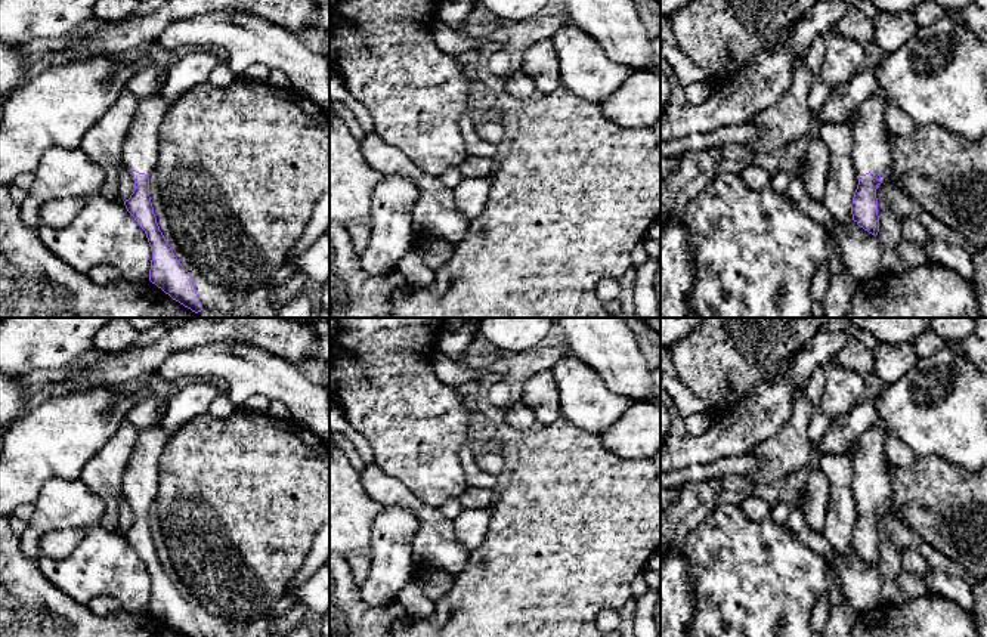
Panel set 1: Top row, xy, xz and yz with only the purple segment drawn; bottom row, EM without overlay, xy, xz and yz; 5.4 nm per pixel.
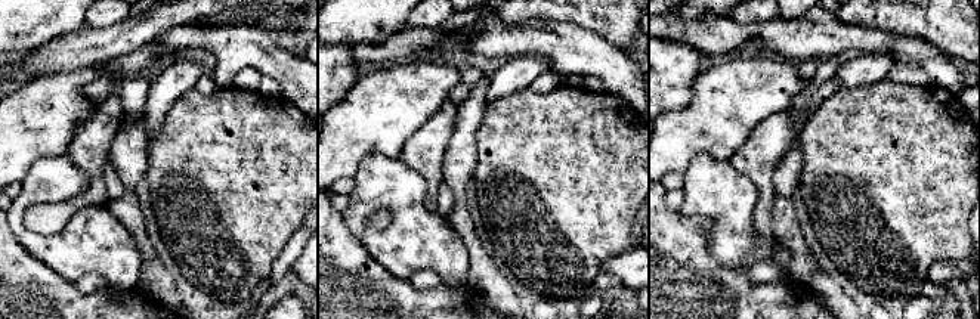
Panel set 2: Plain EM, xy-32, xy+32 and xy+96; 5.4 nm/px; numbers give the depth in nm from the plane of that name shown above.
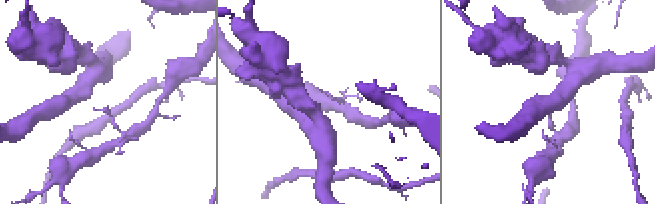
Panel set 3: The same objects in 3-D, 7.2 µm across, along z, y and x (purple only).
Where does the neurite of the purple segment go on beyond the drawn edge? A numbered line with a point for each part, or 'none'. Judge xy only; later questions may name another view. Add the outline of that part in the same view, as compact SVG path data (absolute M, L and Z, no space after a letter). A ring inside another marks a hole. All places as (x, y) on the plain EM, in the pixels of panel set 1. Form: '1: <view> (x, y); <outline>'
1: xy (141, 478); M167 402L160 405L157 423L137 435L133 454L123 476L123 497L129 504L145 504L148 510L155 504L158 492L158 460L165 445L165 433L160 424Z

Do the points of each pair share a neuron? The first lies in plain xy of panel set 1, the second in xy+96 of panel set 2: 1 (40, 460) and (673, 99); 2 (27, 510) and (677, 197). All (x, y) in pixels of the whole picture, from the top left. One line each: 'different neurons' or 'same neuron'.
1: different neurons
2: different neurons

